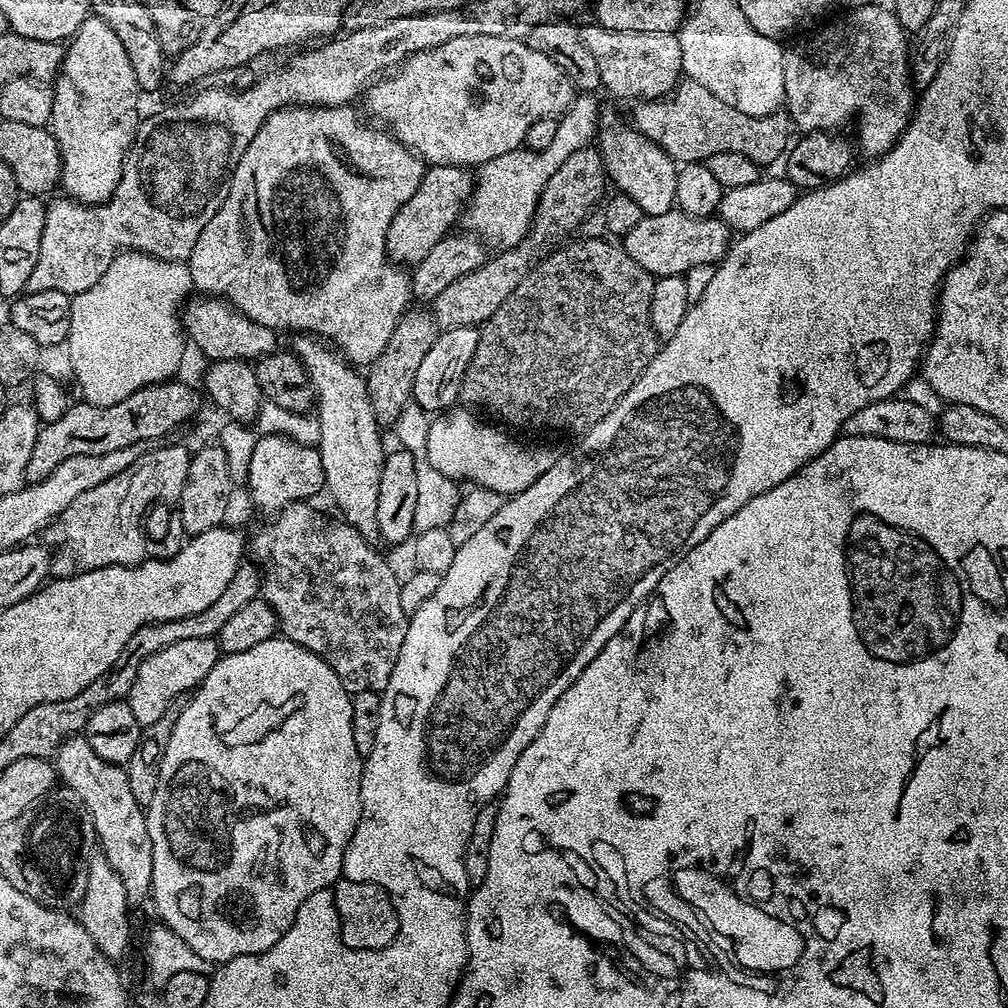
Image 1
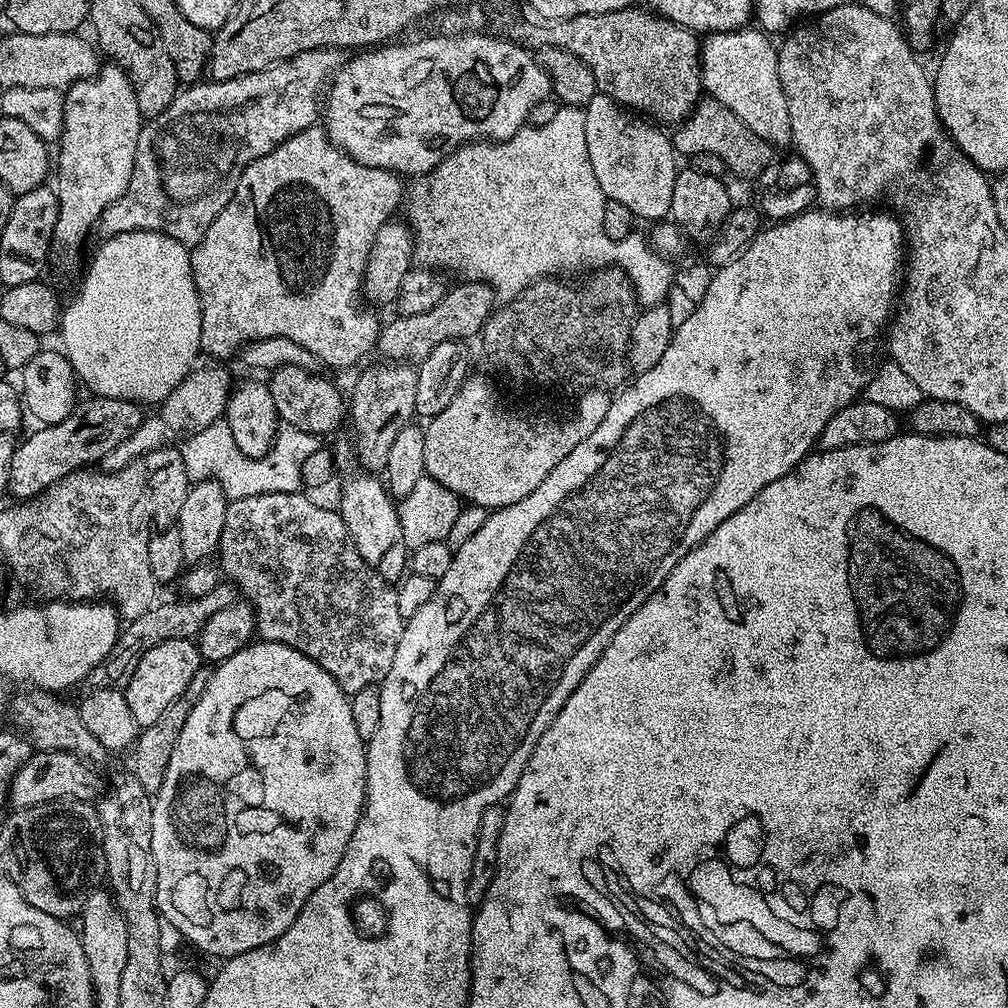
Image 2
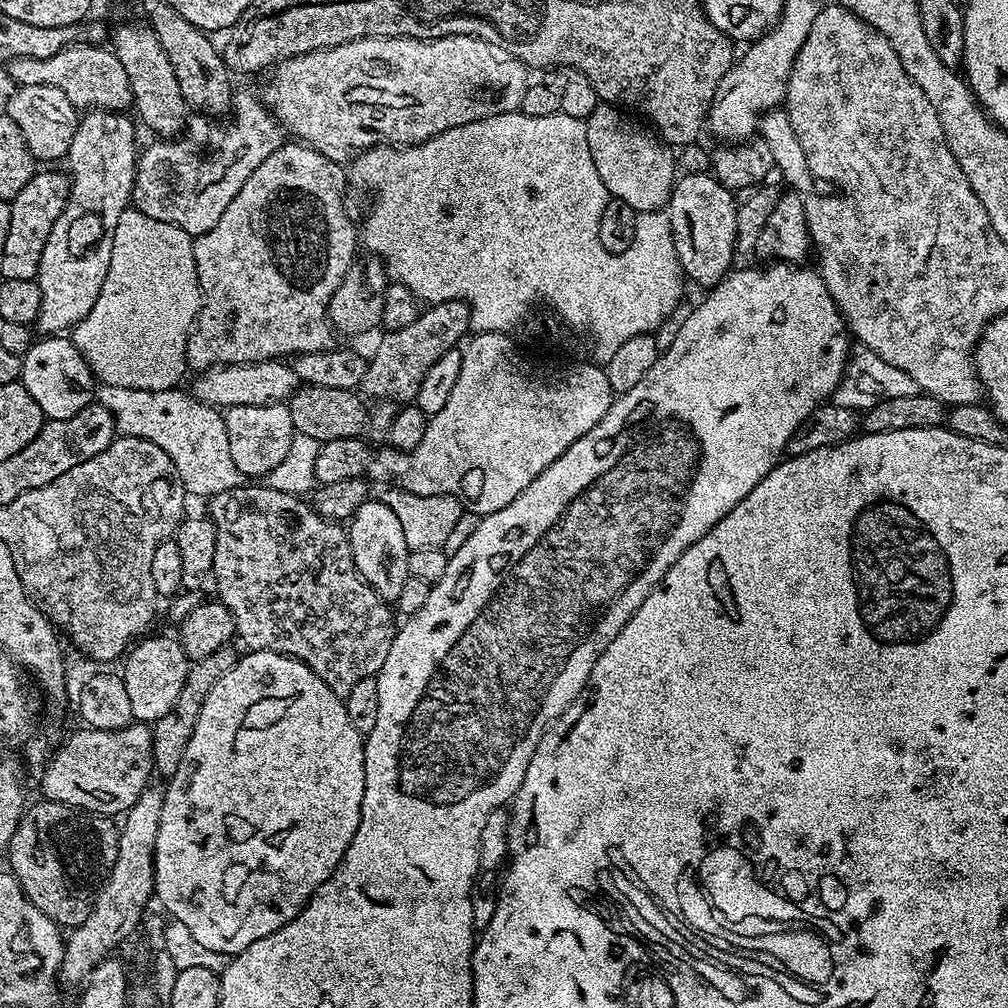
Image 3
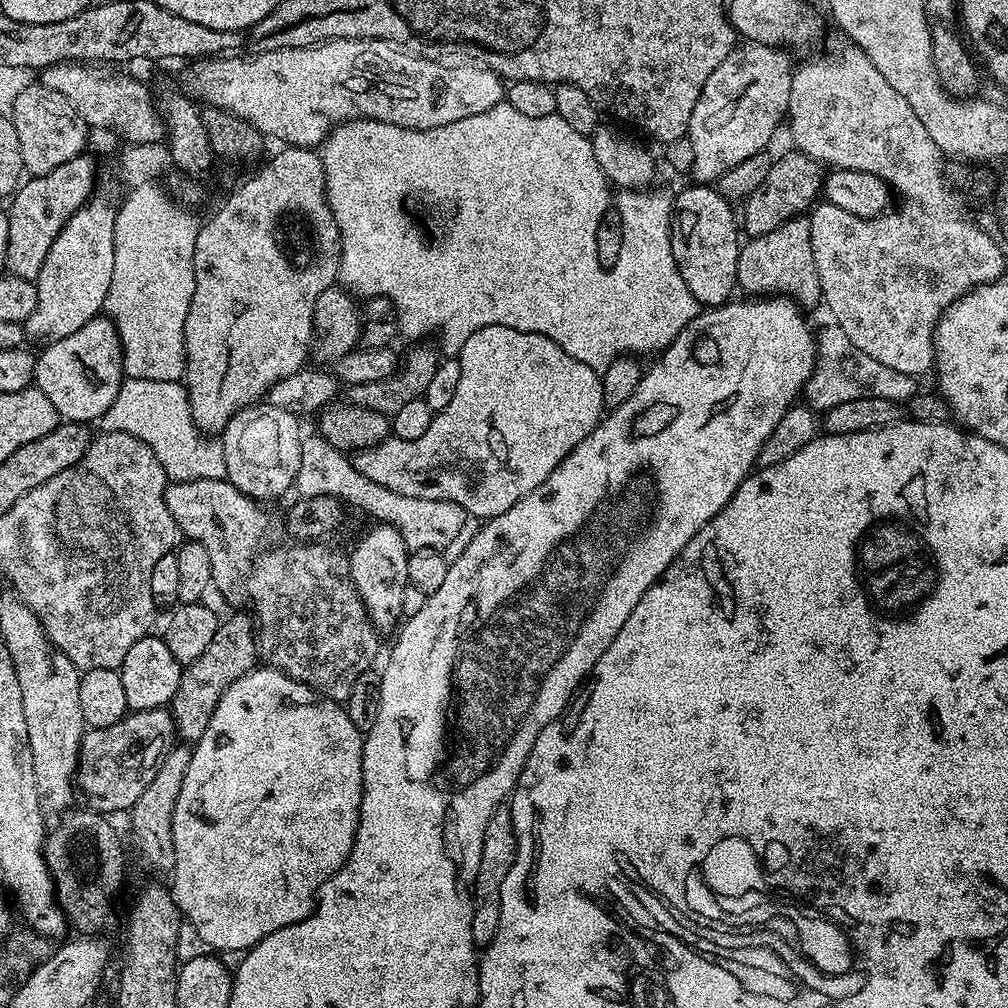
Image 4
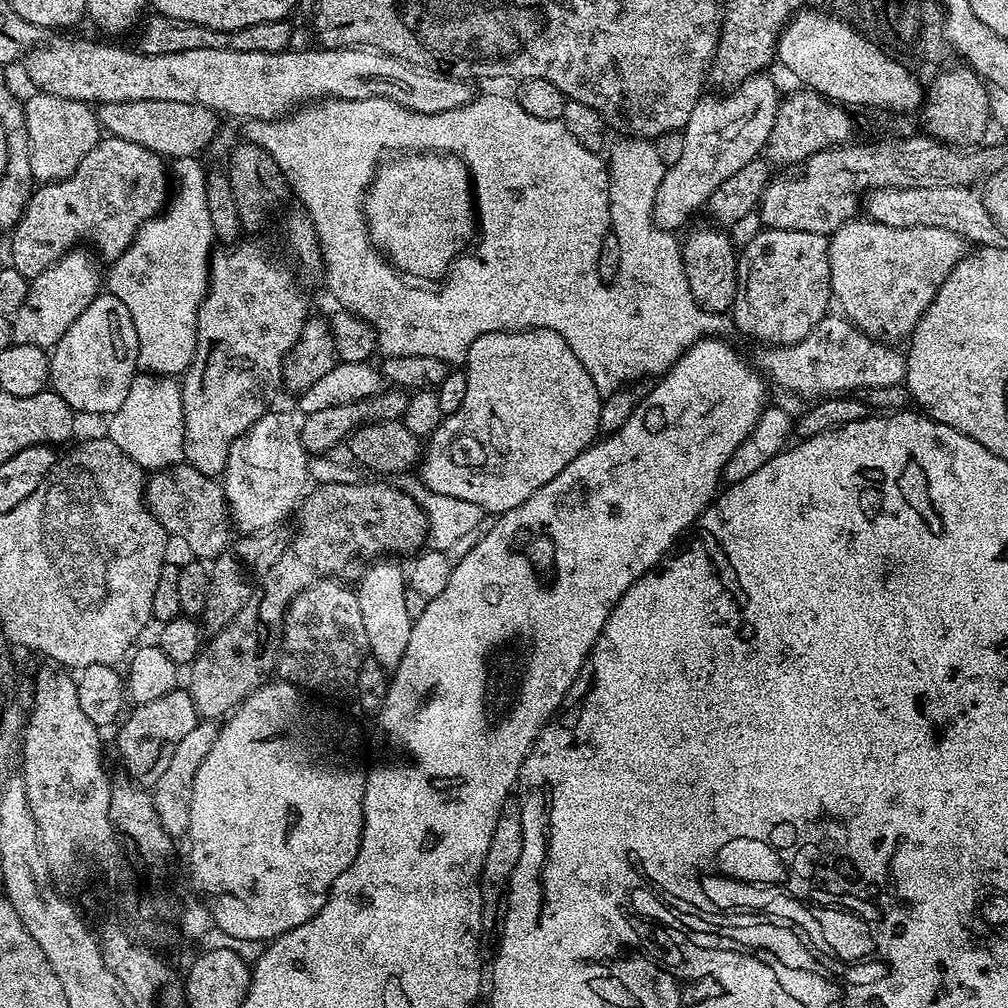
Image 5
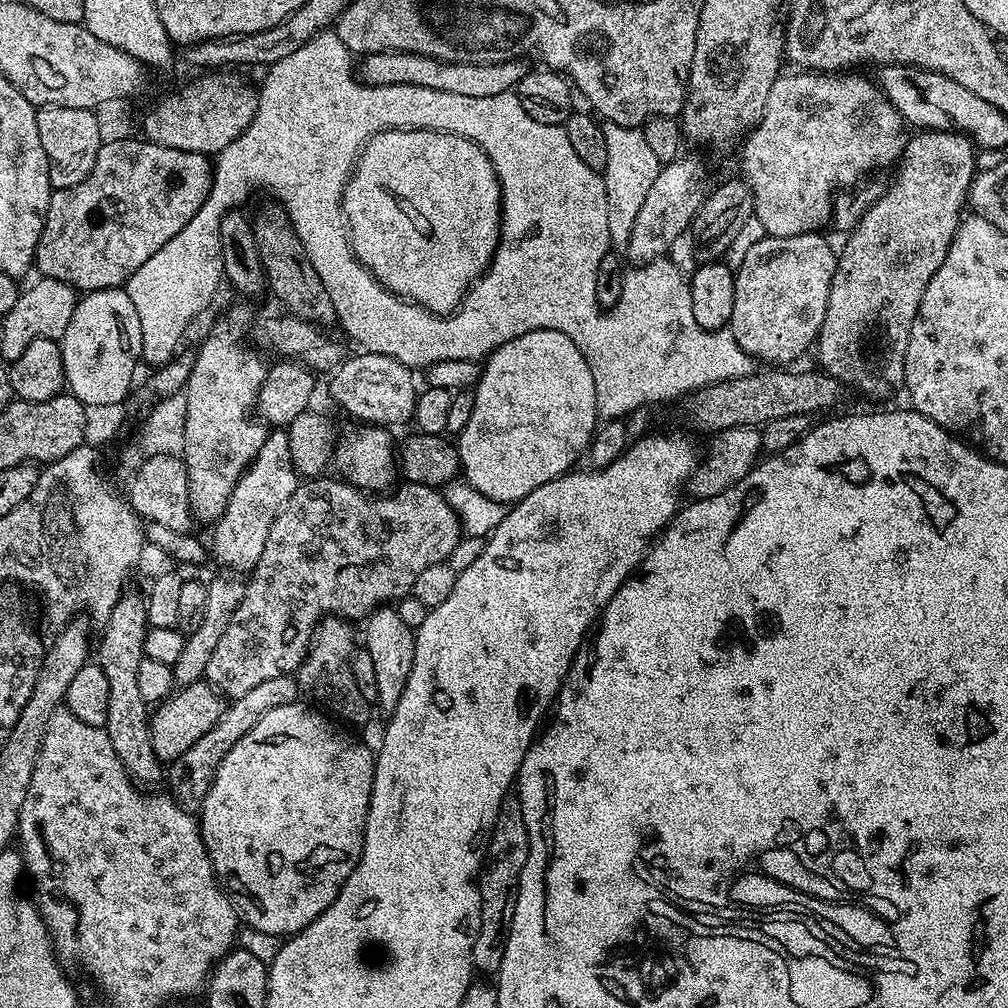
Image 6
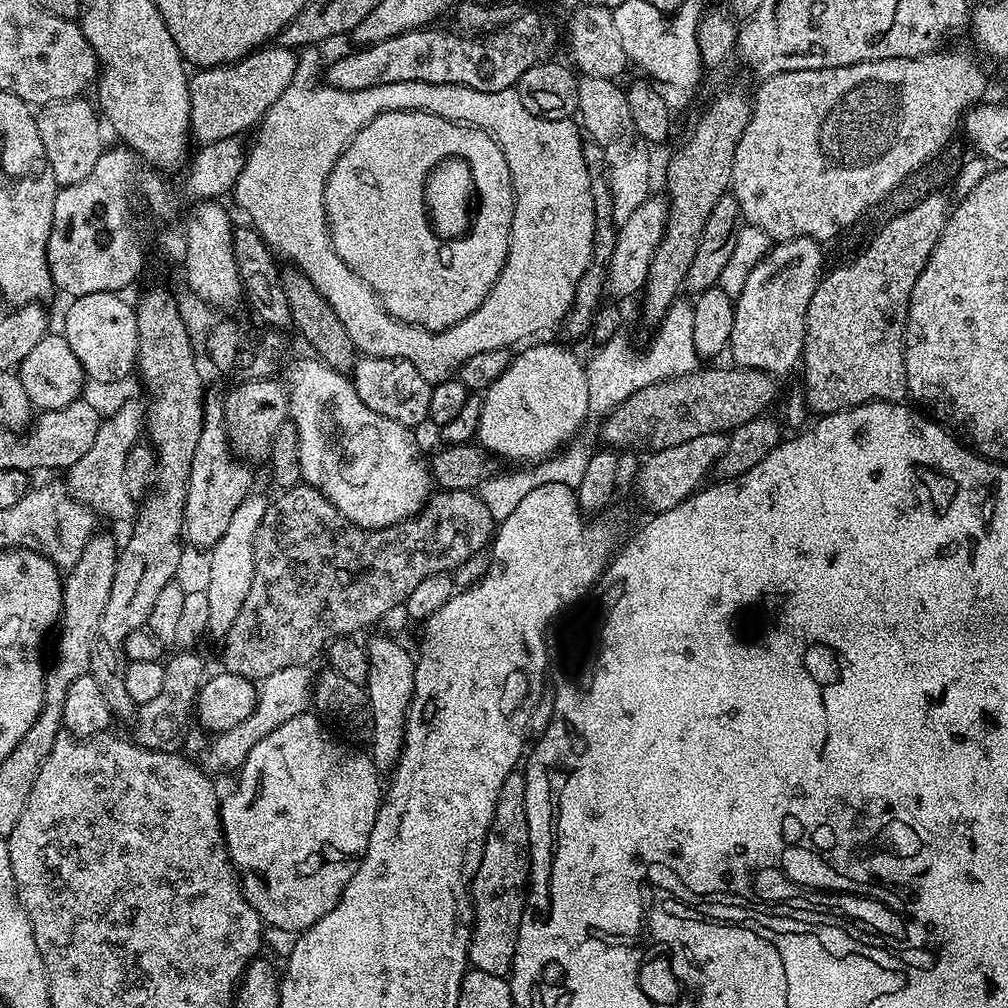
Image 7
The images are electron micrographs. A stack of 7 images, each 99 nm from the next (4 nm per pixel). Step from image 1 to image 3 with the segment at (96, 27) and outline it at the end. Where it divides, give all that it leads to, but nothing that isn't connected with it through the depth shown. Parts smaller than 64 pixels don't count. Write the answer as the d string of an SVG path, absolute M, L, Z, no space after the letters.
M88 110L79 117L74 142L66 157L70 173L68 201L52 223L50 238L42 246L42 258L36 281L42 290L42 310L38 310L34 328L44 336L71 333L98 302L110 250L114 246L114 226L128 207L136 184L136 128L133 117L122 112Z

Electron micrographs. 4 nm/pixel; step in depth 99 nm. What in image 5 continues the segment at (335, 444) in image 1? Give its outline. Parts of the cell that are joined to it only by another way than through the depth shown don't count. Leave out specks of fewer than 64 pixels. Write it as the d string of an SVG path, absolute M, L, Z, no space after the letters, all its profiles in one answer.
M388 558L369 563L360 573L354 588L358 606L362 610L362 626L366 626L371 659L377 660L383 668L389 670L395 670L398 662L402 662L402 654L406 654L413 621L410 614L406 614L406 572L396 564L399 563Z

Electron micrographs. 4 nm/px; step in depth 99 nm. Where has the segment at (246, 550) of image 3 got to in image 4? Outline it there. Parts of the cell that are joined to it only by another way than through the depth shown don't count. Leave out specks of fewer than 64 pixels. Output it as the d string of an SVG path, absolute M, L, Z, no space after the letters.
M227 478L172 482L164 497L177 529L183 535L185 532L191 543L206 546L215 587L220 587L221 594L232 604L252 604L251 611L258 625L255 638L259 659L267 667L277 668L329 700L347 702L358 674L375 665L372 663L380 652L381 636L354 586L348 556L331 548L328 542L296 542L268 548L268 527L272 520L264 509L267 507L239 492Z

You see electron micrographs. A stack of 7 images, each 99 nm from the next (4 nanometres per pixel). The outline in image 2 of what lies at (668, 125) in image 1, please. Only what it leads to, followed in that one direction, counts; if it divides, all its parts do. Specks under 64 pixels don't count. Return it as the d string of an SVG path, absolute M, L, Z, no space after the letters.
M711 98L701 99L692 113L680 121L675 132L675 150L681 157L691 158L703 152L718 154L725 169L744 180L752 180L755 176L762 175L772 160L772 152L774 153L773 145L758 138L758 134L754 134L754 130L750 130L746 122L739 120L729 108Z

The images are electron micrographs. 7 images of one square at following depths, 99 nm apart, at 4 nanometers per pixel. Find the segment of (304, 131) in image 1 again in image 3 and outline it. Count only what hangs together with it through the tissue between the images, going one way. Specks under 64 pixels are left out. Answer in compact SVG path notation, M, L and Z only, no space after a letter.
M285 142L278 150L274 150L274 154L270 154L270 158L266 158L266 162L262 162L262 166L258 166L258 170L254 170L254 174L250 174L250 178L246 178L242 190L234 194L234 202L226 206L226 211L222 213L222 218L218 218L218 223L206 234L195 237L194 262L198 270L202 303L200 313L196 315L195 325L188 333L184 358L189 369L203 370L217 364L253 364L263 360L301 356L303 352L321 352L333 347L334 329L328 323L328 303L334 290L338 290L346 270L358 256L358 228L357 225L352 225L352 220L344 209L344 184L346 185L346 172L337 161L318 154L318 150L309 148L307 144Z

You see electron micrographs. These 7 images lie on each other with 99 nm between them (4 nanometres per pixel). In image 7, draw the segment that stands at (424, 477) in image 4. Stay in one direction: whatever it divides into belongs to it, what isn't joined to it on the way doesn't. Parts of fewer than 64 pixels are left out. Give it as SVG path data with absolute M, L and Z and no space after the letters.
M536 344L533 348L528 348L525 352L516 352L513 355L510 366L506 366L506 370L502 374L502 378L498 378L483 393L484 405L482 406L482 414L480 415L480 425L476 431L475 439L478 441L479 447L493 457L499 458L501 461L509 460L512 466L533 466L547 458L556 455L562 448L569 443L570 440L579 431L584 420L588 416L588 373L585 365L580 364L580 360L568 348L563 348L560 344Z

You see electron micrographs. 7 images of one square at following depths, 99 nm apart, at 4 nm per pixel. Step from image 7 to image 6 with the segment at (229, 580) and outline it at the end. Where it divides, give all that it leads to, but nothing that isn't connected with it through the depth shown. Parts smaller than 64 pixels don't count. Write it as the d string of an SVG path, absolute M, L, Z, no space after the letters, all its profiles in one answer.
M269 431L262 450L253 458L252 464L238 478L230 502L220 519L215 521L216 533L210 542L211 555L220 564L233 564L236 568L251 569L266 546L266 534L284 503L294 494L298 473L290 458L290 442L287 431Z

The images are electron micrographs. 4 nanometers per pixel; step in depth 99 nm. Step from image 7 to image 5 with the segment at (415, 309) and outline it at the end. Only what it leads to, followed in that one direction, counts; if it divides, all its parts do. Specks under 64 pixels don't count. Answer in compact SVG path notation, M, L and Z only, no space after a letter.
M410 152L397 155L395 158L385 159L377 167L376 177L372 179L372 185L368 187L368 191L364 194L364 221L368 224L368 233L372 239L372 244L397 272L407 274L420 282L439 281L447 273L448 269L452 267L456 257L461 255L473 243L474 233L478 228L478 217L474 203L474 185L467 164L459 156L441 154L439 152Z

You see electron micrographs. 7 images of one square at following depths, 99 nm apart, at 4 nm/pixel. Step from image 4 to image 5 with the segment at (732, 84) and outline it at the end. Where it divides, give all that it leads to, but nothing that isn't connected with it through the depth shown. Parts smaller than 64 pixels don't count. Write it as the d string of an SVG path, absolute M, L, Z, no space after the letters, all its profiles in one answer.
M757 74L735 85L725 96L701 95L700 100L694 106L694 114L685 122L682 135L682 159L674 162L674 166L666 168L661 185L658 186L657 196L653 200L653 222L660 228L677 230L696 211L707 205L710 194L731 178L746 162L757 159L765 151L770 130L774 128L774 118L780 108L781 93L776 93L776 84L768 77L768 74Z

